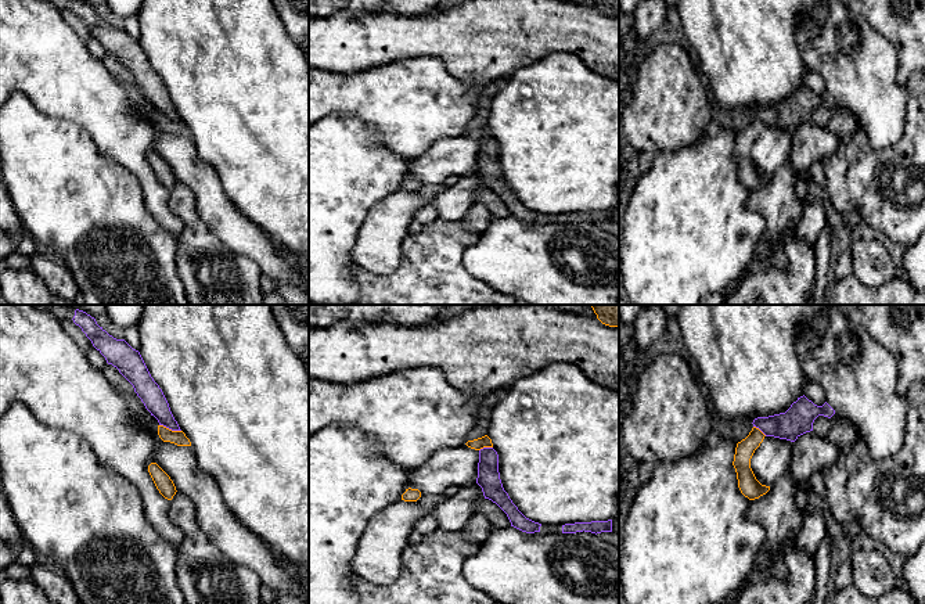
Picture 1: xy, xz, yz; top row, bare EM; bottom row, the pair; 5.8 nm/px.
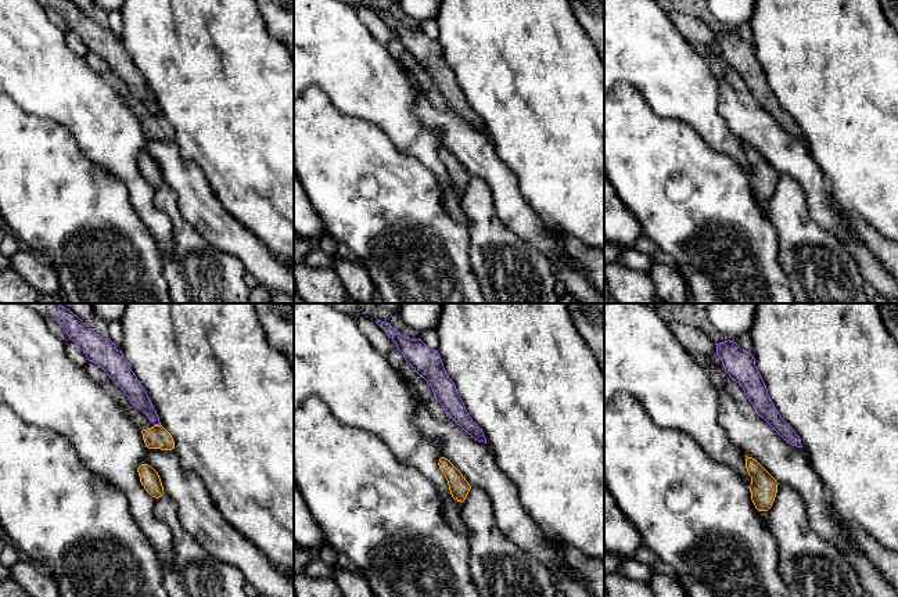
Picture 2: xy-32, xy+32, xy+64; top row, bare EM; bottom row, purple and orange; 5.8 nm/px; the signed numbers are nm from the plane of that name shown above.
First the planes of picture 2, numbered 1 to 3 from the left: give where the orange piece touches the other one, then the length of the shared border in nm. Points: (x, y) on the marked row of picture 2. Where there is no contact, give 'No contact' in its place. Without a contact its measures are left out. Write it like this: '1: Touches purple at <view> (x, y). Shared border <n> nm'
1: Touches purple at xy-32 (157, 424). Shared border 40 nm
2: No contact
3: No contact

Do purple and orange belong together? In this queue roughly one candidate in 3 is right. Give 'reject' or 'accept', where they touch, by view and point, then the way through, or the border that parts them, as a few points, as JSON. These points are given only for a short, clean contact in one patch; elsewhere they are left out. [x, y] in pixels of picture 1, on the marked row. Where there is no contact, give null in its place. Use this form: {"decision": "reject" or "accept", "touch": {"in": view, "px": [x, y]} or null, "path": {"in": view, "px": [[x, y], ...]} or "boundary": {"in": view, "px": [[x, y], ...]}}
{"decision": "reject", "touch": {"in": "xy", "px": [171, 428]}, "boundary": {"in": "xy", "px": [[159, 424], [180, 431]]}}

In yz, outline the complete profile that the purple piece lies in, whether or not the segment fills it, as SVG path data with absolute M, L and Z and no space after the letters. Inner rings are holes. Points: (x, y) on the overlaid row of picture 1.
M803 395L785 413L757 417L752 424L766 436L795 442L800 435L813 431L813 423L818 416L831 418L834 414L835 410L827 402L817 406Z

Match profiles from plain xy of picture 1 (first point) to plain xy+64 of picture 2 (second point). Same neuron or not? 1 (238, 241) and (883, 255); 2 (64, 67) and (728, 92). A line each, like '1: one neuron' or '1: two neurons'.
1: two neurons
2: two neurons

